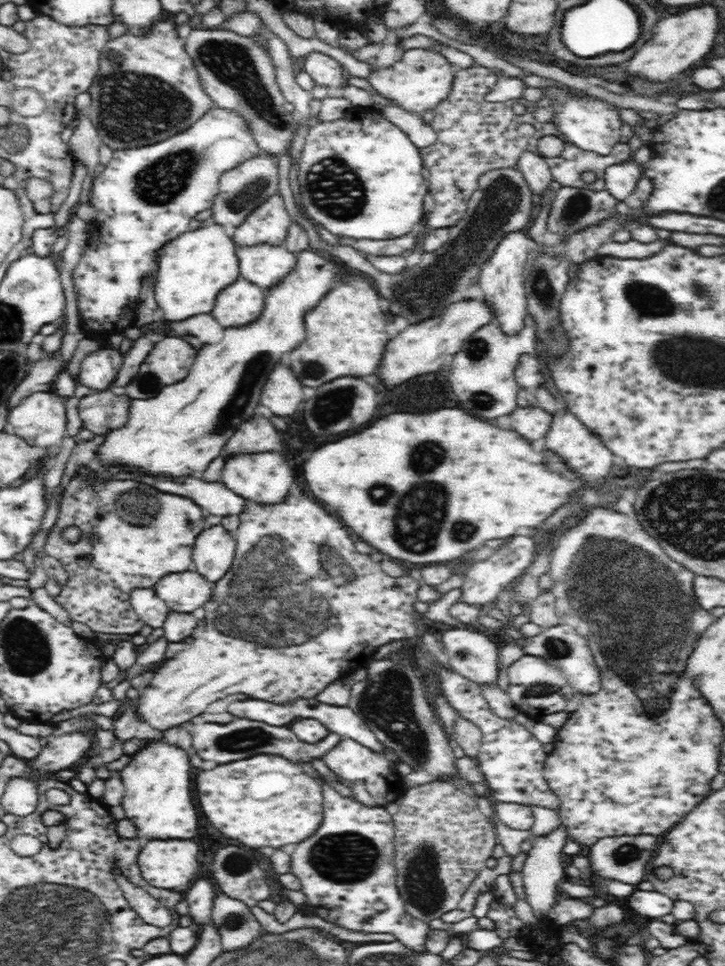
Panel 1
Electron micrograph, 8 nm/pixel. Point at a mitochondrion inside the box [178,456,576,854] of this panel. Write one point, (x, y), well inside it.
(281, 595)

